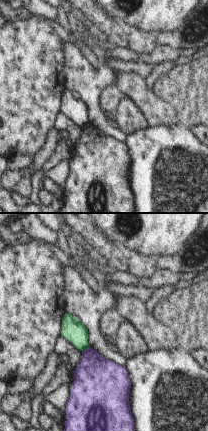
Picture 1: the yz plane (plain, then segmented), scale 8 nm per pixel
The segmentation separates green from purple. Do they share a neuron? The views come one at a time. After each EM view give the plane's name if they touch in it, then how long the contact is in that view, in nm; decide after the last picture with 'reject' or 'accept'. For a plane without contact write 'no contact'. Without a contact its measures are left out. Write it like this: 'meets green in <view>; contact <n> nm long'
meets green in yz; contact 80 nm long

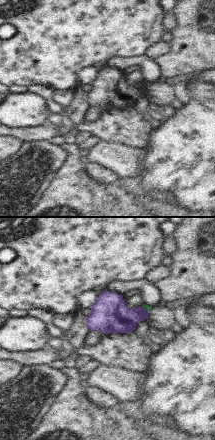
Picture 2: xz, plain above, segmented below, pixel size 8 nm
meets green in xz; contact 80 nm long

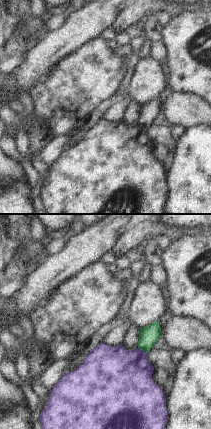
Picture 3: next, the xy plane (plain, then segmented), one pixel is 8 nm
meets green in xy; contact 90 nm long

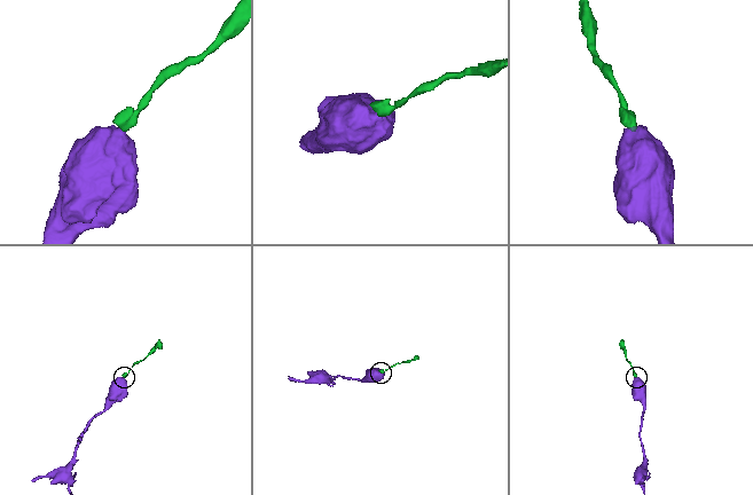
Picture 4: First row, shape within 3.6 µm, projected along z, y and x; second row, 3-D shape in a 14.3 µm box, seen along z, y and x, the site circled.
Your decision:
reject

